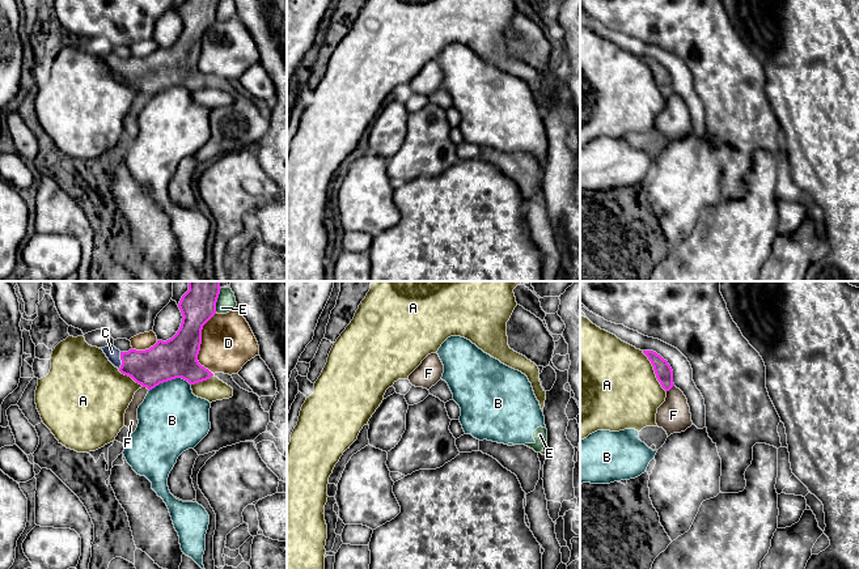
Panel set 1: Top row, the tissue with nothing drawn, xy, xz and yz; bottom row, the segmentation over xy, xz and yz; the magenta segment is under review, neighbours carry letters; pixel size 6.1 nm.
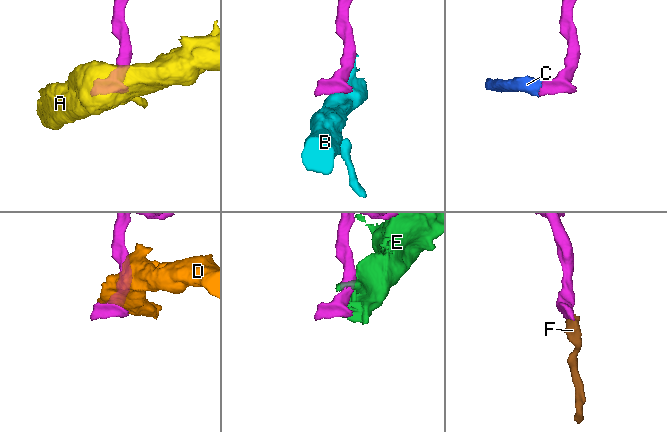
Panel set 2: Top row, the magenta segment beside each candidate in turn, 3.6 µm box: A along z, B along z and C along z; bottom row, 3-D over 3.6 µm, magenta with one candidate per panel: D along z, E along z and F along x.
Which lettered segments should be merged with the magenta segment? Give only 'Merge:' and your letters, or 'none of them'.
Merge: C

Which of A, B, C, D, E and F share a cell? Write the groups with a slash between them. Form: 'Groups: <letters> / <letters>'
Groups: A / B E / C / D F

